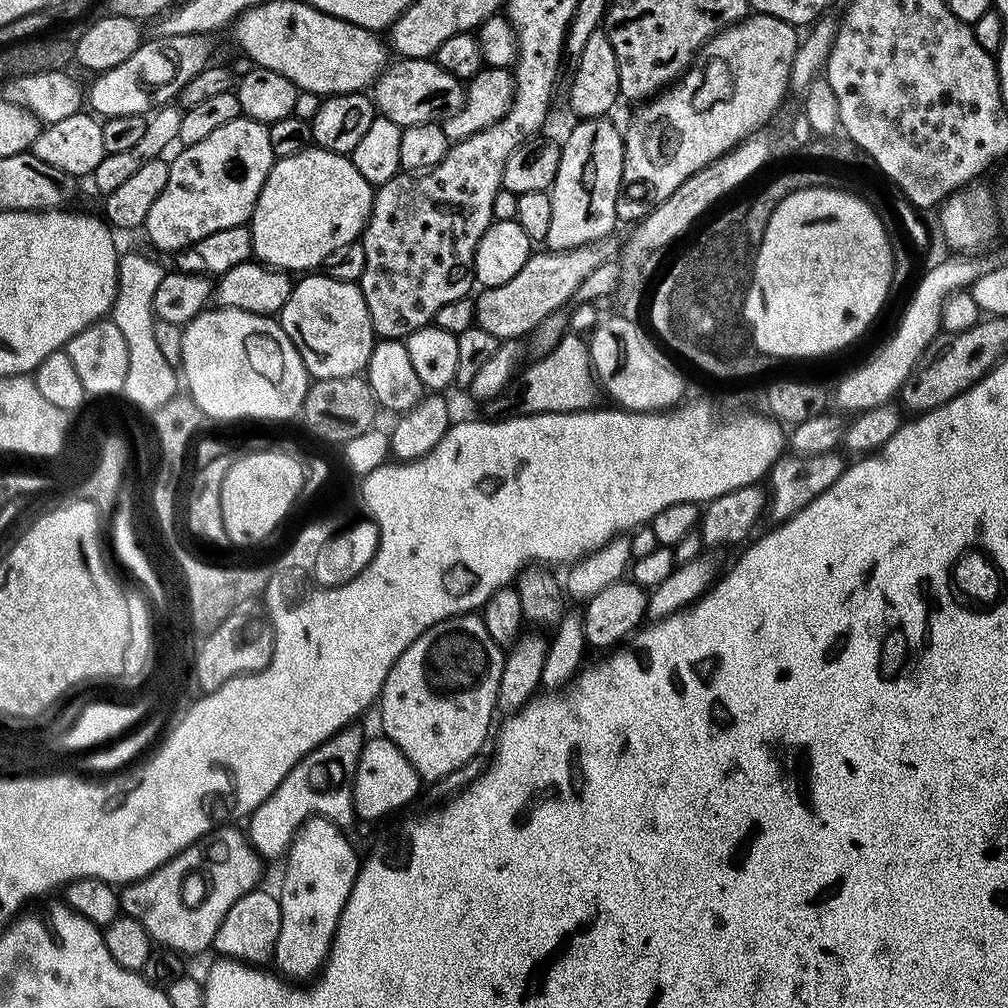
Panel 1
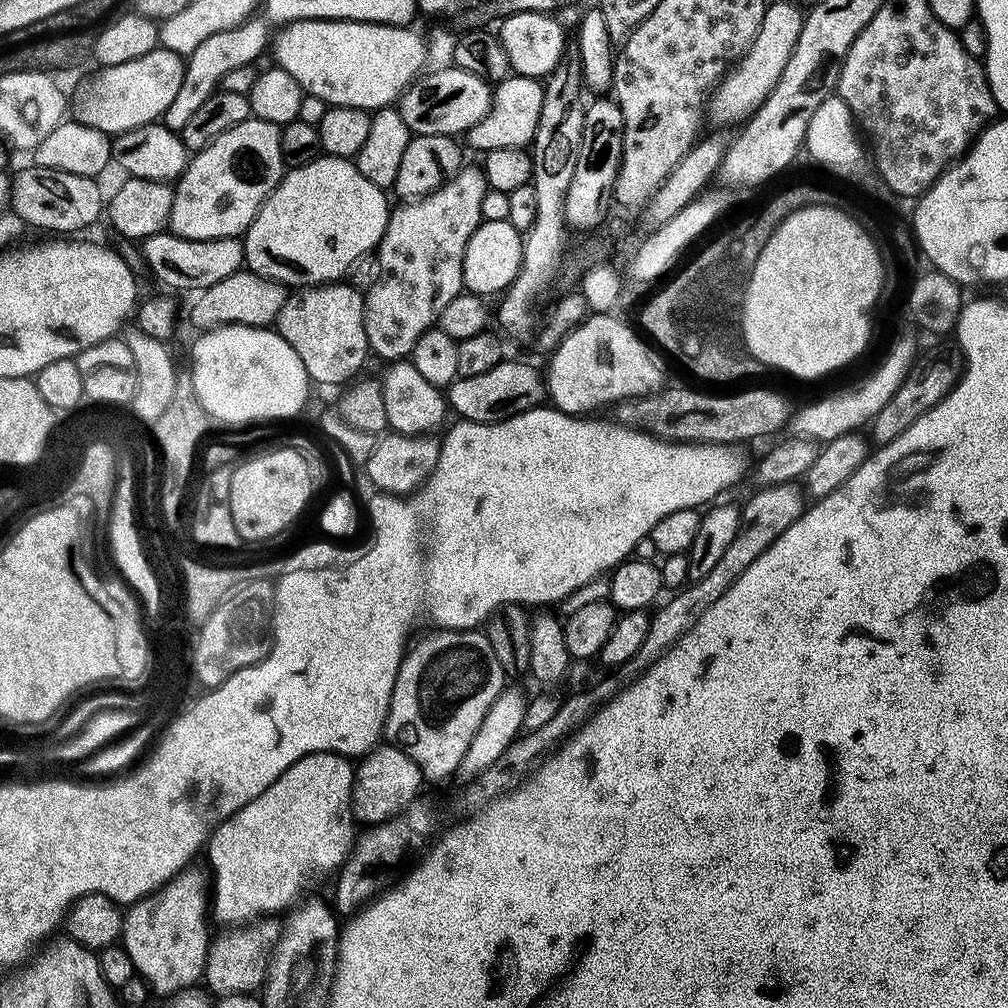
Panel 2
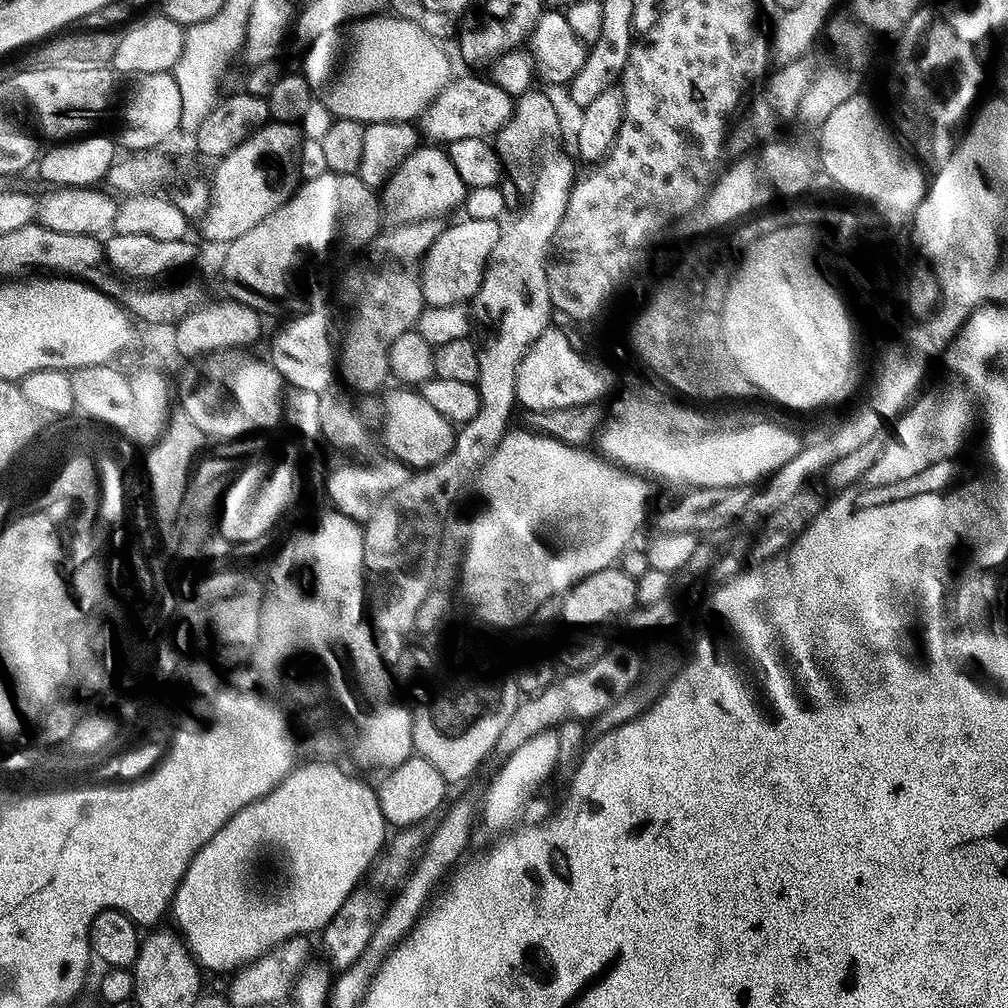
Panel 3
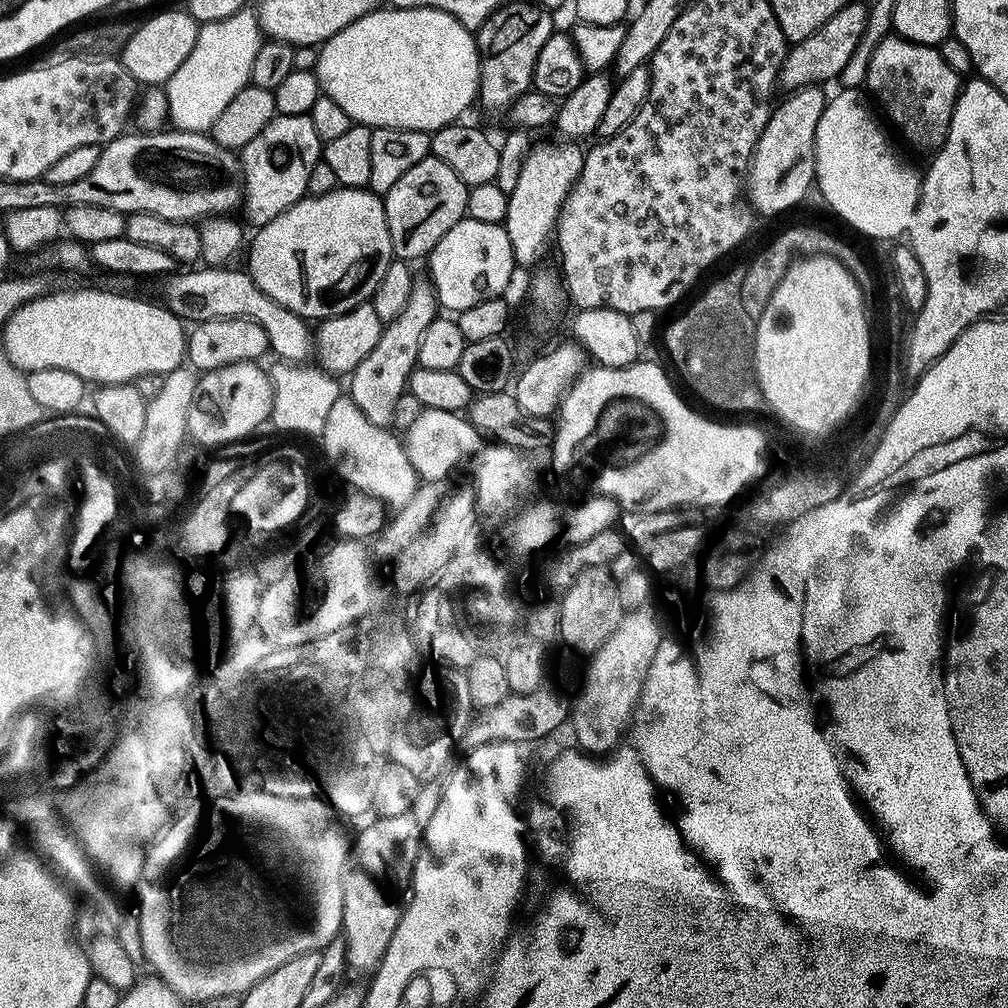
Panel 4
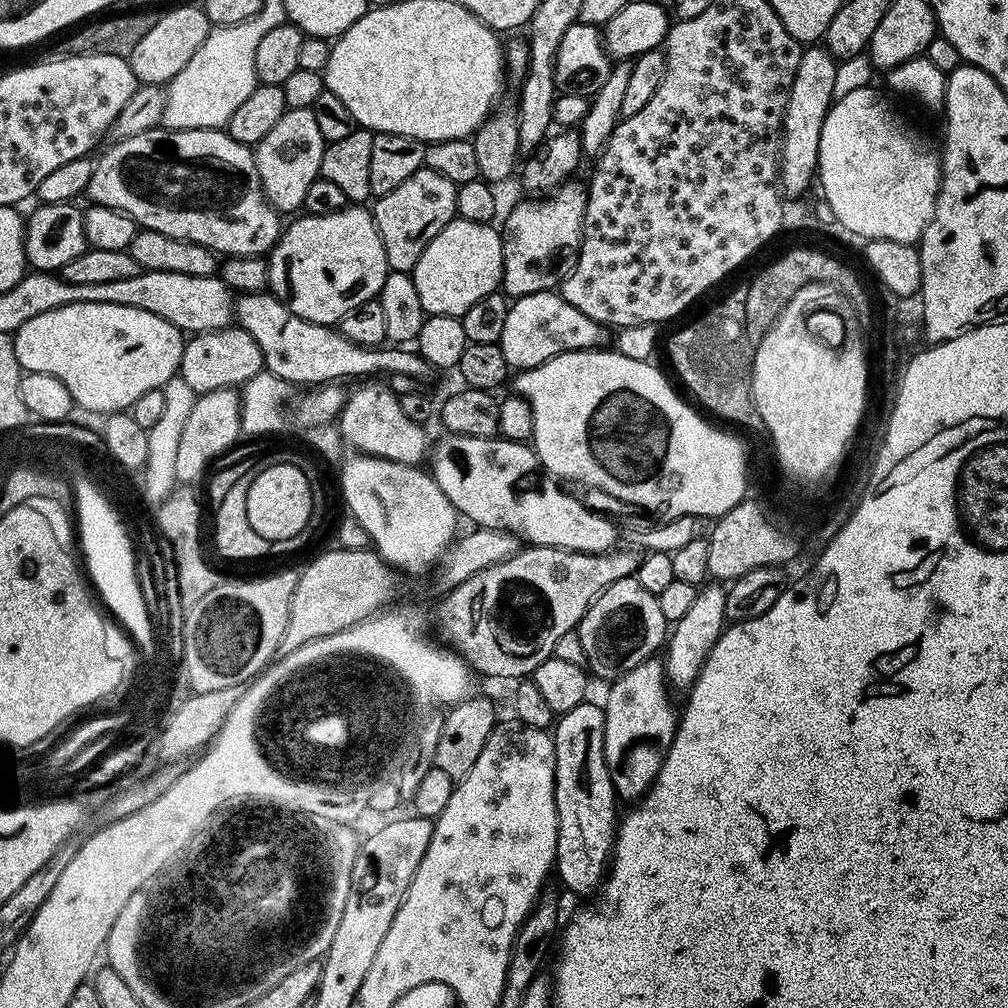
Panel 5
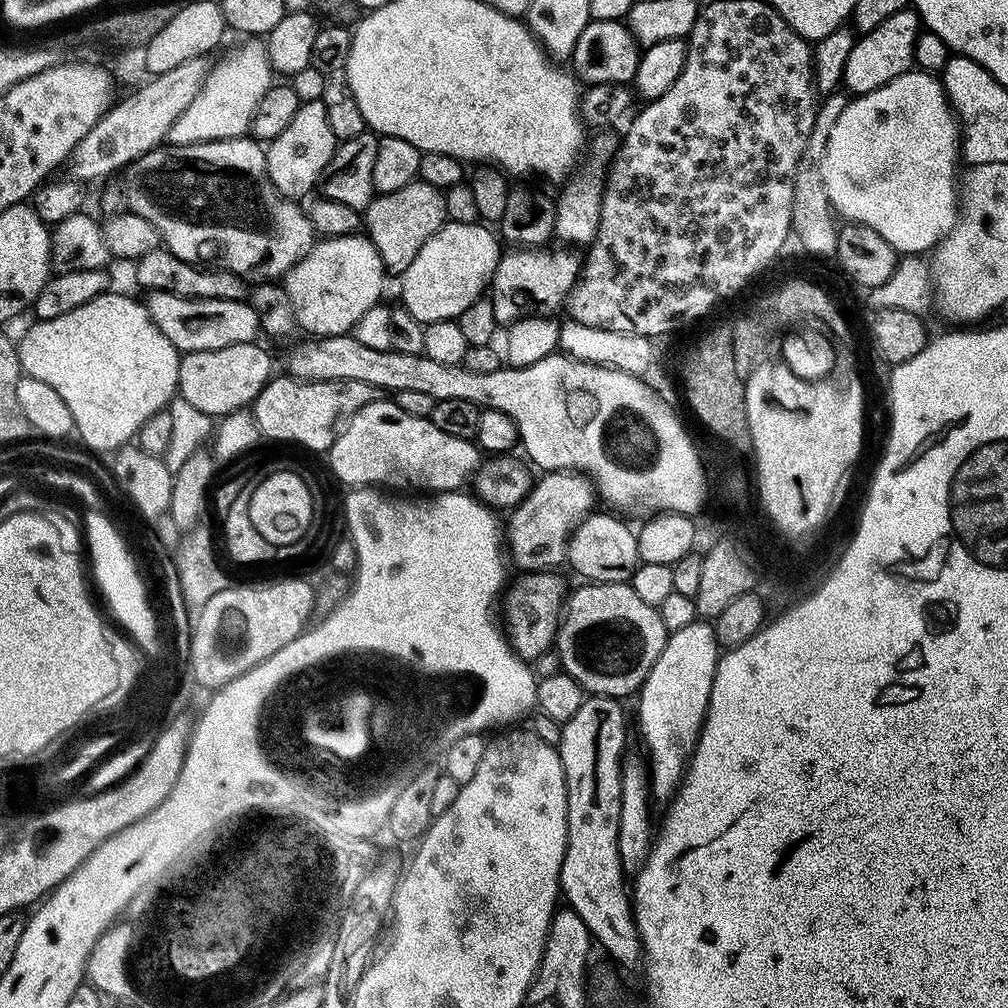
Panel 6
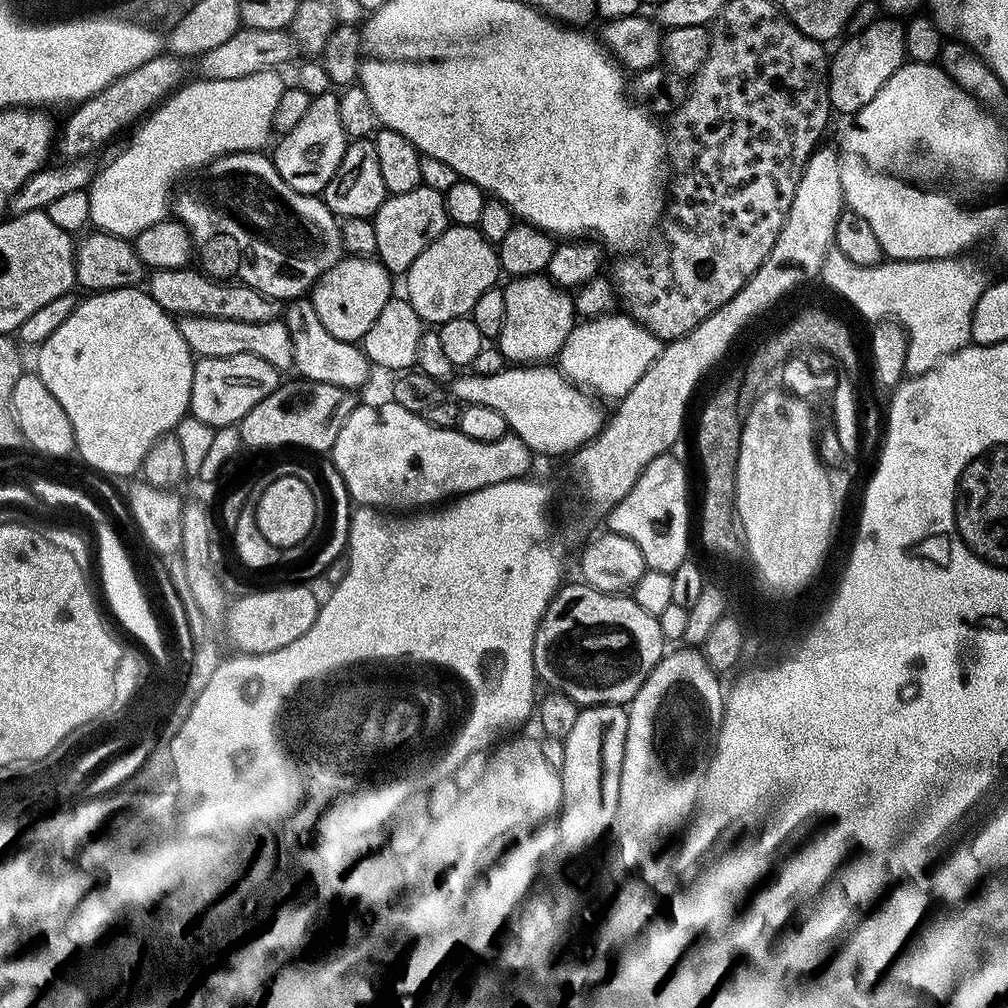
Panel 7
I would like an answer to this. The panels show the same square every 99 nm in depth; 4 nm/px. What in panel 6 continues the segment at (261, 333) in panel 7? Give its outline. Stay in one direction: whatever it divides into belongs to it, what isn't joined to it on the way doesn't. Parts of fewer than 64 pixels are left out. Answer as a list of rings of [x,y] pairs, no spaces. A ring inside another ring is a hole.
[[[158,290],[147,293],[146,307],[150,318],[158,326],[158,330],[162,330],[166,338],[170,338],[176,351],[181,354],[202,350],[222,350],[222,346],[235,344],[250,344],[262,332],[260,315],[247,299],[198,298]]]

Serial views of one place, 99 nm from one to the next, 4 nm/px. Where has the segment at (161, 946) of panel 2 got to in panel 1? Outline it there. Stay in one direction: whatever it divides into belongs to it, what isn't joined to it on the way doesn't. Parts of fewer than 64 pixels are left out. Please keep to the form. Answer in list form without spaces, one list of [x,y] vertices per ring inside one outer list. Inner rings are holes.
[[[217,826],[150,875],[119,889],[120,910],[144,925],[153,945],[179,954],[208,952],[226,910],[260,880],[262,857],[243,831]]]

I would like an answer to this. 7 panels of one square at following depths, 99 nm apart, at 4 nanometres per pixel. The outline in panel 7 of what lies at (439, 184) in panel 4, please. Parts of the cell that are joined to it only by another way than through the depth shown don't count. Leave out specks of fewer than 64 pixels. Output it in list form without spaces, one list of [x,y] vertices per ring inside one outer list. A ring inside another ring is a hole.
[[[423,186],[406,190],[406,194],[390,194],[378,206],[375,216],[371,217],[374,226],[374,239],[378,241],[376,256],[389,273],[407,273],[408,267],[450,227],[444,206],[444,193]]]

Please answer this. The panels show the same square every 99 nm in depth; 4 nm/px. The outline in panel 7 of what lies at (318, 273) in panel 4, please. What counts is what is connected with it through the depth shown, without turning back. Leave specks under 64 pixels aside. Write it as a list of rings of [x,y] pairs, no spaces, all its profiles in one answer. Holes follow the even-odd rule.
[[[357,256],[342,258],[330,270],[326,270],[326,274],[322,274],[310,293],[322,326],[338,340],[363,341],[366,330],[374,326],[374,318],[382,314],[382,306],[393,299],[391,279],[393,277],[379,259],[367,260]]]

